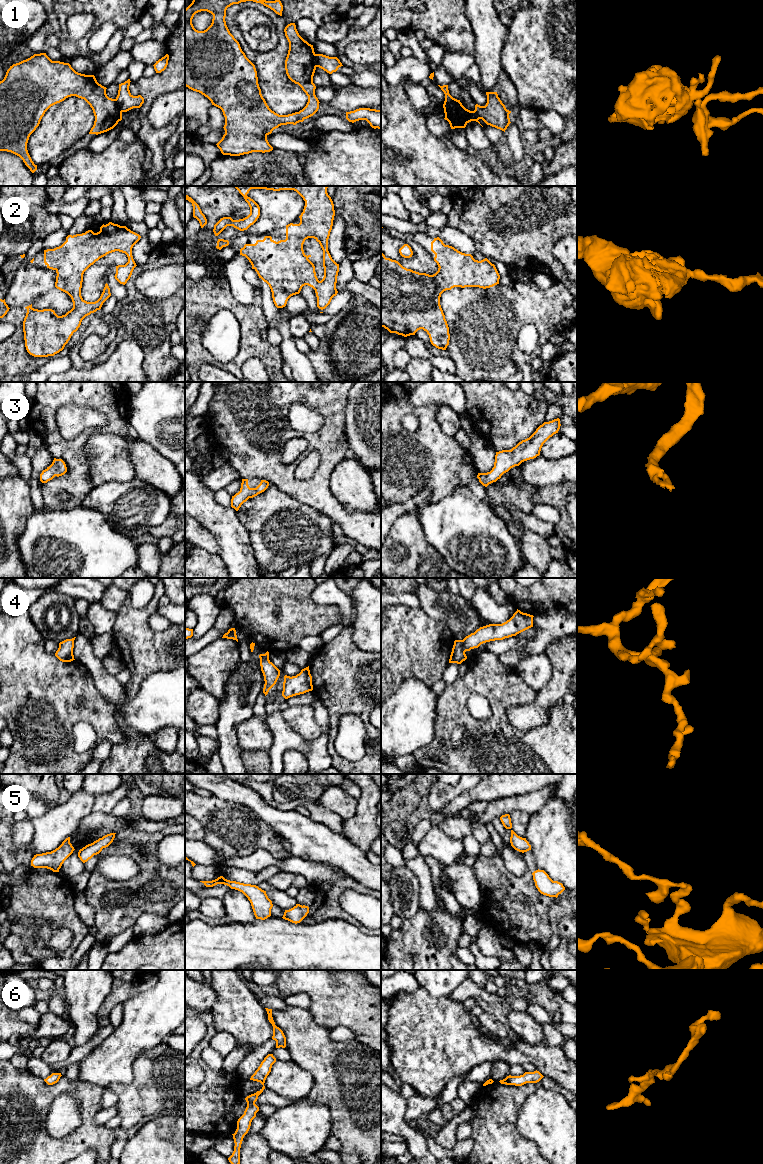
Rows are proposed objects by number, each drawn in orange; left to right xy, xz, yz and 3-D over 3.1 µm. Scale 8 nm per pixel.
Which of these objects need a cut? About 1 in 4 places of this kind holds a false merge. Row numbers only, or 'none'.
1

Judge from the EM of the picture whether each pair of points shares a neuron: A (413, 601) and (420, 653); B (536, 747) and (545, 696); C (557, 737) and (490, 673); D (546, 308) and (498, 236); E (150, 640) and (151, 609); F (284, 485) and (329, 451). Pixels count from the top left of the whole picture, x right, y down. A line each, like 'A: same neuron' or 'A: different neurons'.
A: different neurons
B: different neurons
C: same neuron
D: different neurons
E: same neuron
F: same neuron

